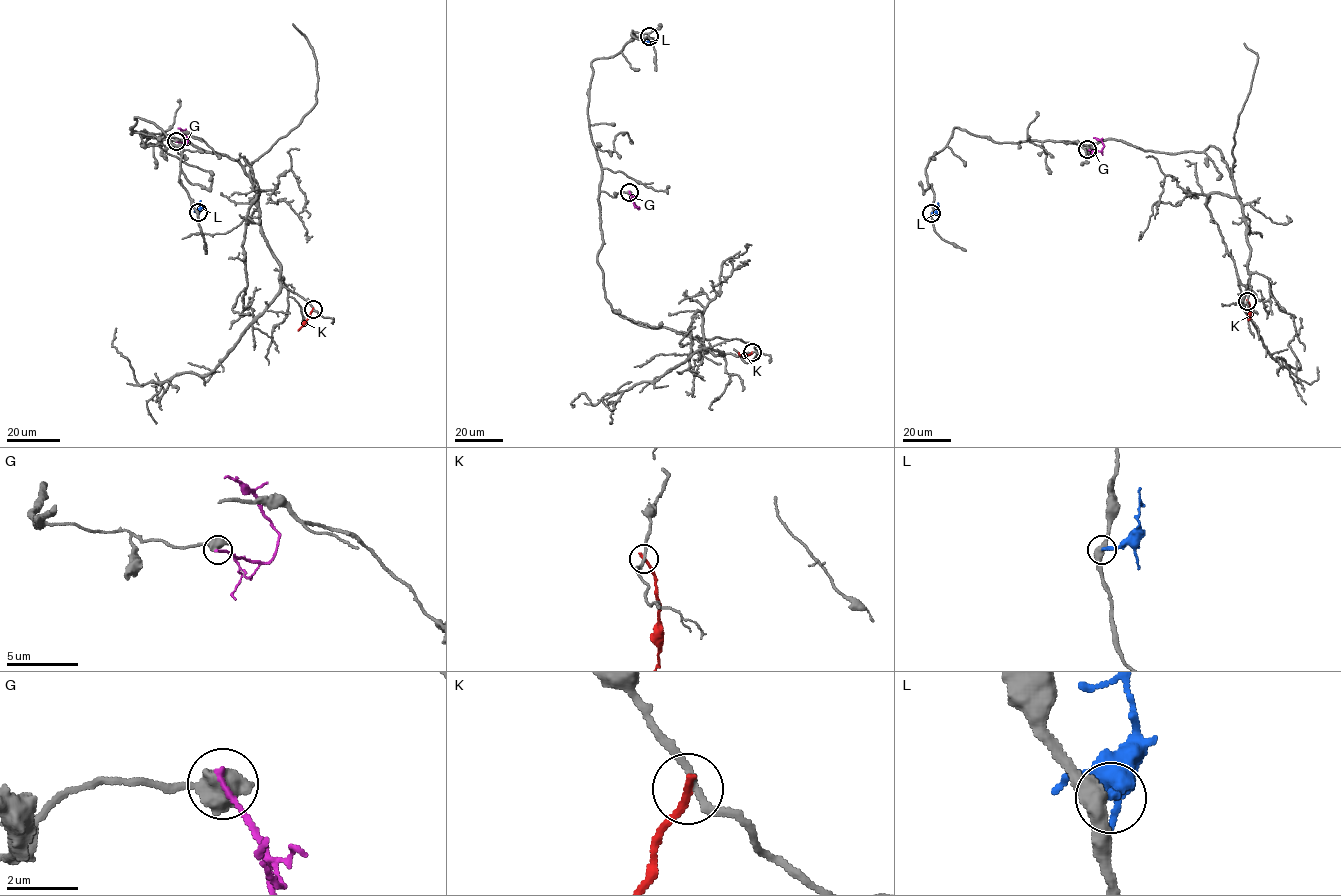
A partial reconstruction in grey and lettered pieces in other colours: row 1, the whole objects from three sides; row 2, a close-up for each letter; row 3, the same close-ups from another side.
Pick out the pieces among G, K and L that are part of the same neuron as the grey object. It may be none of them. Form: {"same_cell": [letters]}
{"same_cell": []}

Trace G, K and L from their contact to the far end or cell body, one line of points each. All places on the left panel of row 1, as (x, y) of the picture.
G: (176, 142), (187, 142), (185, 133), (177, 128)
K: (312, 309), (298, 330)
L: (198, 212), (200, 200)

